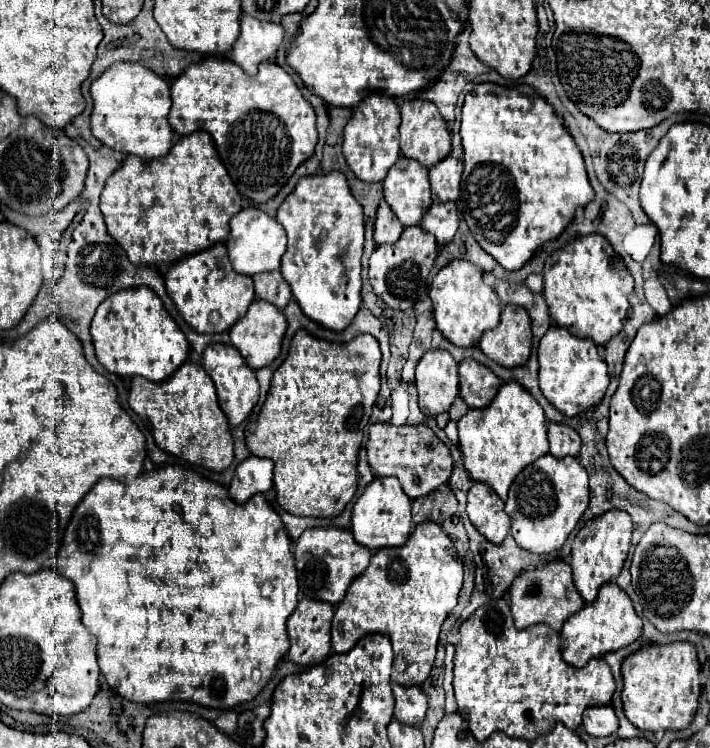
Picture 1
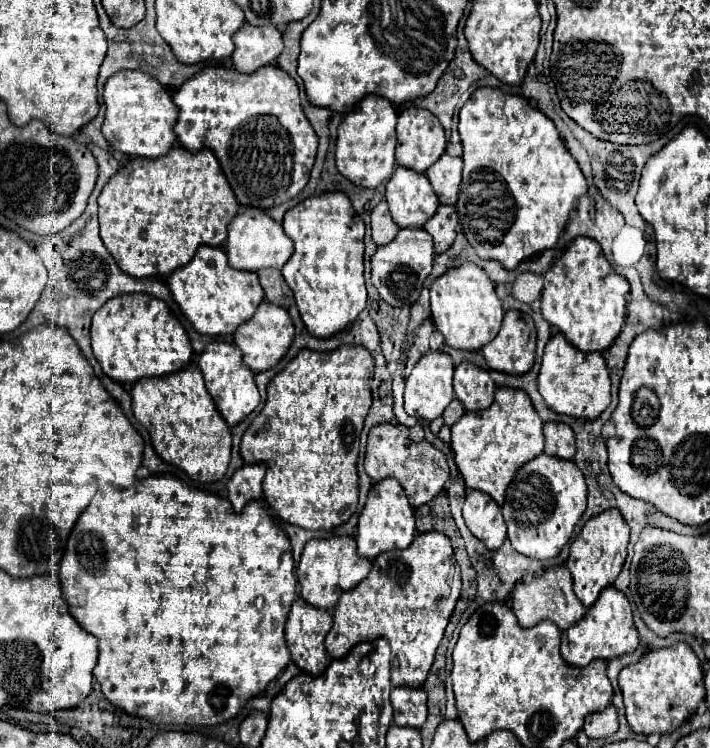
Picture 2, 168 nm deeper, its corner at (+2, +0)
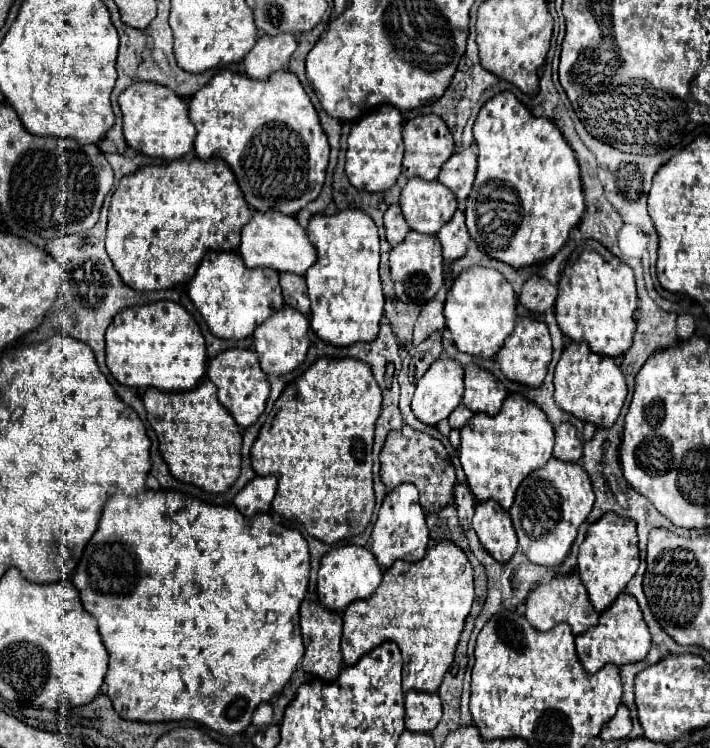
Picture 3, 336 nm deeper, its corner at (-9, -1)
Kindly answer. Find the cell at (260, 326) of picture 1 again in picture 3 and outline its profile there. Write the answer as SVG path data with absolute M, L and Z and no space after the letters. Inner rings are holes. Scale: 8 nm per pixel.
M285 306L279 312L275 312L275 316L269 316L269 320L263 322L255 330L253 342L255 342L255 352L259 354L259 362L261 362L261 368L265 374L281 376L281 374L293 372L295 368L299 368L305 362L305 356L307 356L307 350L311 344L309 320L299 310Z

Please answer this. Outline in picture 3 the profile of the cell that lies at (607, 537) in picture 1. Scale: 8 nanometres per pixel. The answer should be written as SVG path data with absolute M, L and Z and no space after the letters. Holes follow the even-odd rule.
M619 514L601 516L587 530L585 542L579 550L579 576L589 592L591 604L597 612L603 612L611 606L611 602L625 590L627 582L635 576L639 568L639 546L637 546L637 530L635 522L627 520Z

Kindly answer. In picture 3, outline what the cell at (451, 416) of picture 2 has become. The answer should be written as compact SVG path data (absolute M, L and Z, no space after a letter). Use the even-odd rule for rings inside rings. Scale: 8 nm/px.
M459 404L459 406L451 412L451 416L449 416L449 424L451 424L451 428L461 430L461 428L469 422L469 418L471 418L471 416L473 416L473 412L471 412L467 406Z

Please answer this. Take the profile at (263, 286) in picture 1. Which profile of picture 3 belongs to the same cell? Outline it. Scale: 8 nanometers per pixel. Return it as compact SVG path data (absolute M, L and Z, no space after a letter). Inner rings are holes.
M281 274L281 288L283 288L283 298L287 306L299 308L299 312L309 314L309 296L307 296L307 284L305 276L295 276L295 274Z

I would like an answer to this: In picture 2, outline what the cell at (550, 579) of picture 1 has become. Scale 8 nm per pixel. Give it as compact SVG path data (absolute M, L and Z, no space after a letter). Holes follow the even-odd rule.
M556 565L544 571L544 575L534 577L530 583L520 581L516 583L512 595L510 595L512 611L520 623L520 627L532 627L544 619L550 619L560 629L568 629L572 623L580 621L584 617L586 607L578 601L574 589L572 589L572 573L564 565Z

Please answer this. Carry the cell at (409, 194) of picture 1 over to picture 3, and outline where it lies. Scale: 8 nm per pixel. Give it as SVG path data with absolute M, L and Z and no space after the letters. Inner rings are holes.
M423 178L407 180L407 184L405 184L403 192L401 192L401 202L399 204L401 204L403 216L405 216L407 224L409 224L409 228L415 230L415 232L423 232L423 234L437 234L439 228L443 224L447 224L453 218L455 210L459 208L455 194L447 186L443 186L439 180L427 182Z

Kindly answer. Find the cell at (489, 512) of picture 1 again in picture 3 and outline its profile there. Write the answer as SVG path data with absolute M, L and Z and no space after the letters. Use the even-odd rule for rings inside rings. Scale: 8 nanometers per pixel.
M495 500L479 502L473 516L473 530L479 536L481 546L499 562L509 562L517 550L517 534L513 530L509 512L505 512Z

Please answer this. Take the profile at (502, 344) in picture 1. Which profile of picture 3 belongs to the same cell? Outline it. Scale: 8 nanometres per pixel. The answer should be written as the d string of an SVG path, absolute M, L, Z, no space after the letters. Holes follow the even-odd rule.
M519 318L515 332L507 338L505 346L499 350L497 358L501 372L505 374L507 380L511 382L519 382L531 388L537 388L543 384L543 378L547 374L547 366L551 362L551 338L549 338L549 330L547 324L535 318Z

